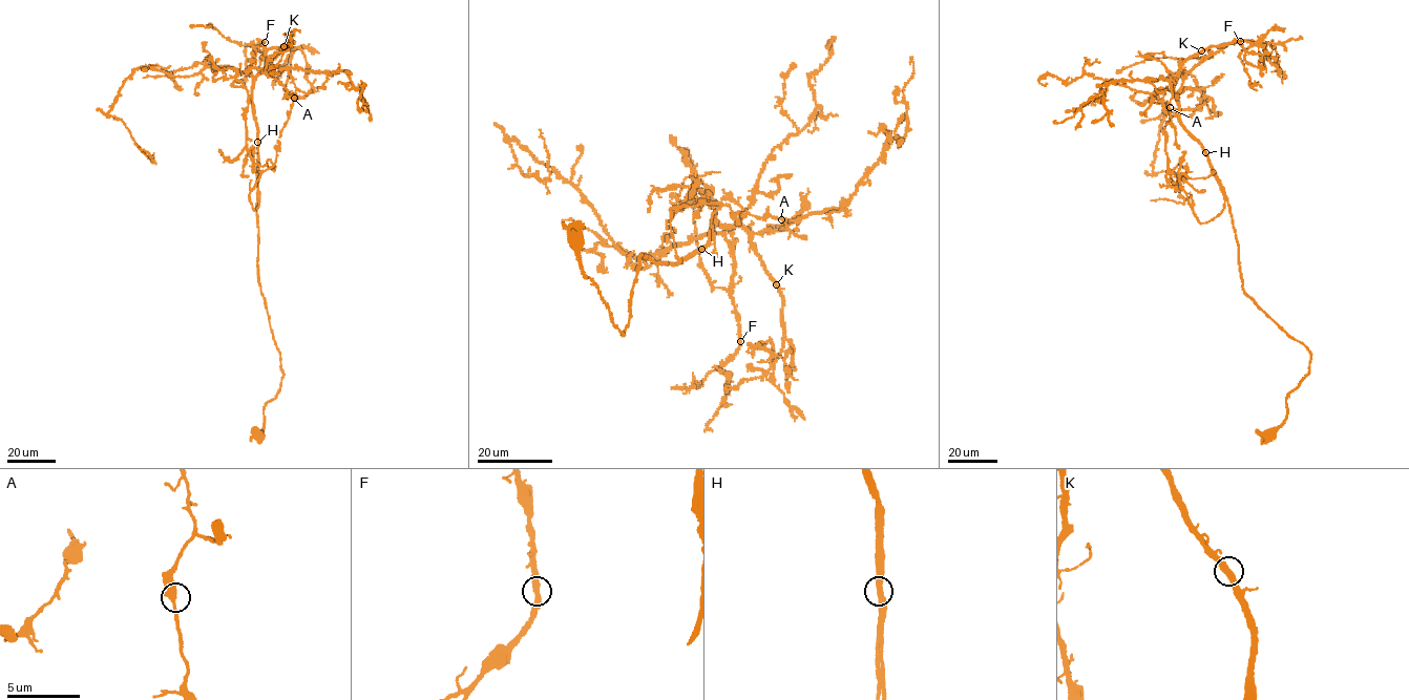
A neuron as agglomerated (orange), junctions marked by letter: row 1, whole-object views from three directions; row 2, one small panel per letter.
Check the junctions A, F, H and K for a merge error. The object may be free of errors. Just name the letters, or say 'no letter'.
no letter

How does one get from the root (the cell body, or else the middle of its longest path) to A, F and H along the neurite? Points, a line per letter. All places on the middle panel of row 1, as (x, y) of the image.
A: (575, 240), (624, 335), (639, 255), (676, 264), (717, 221), (757, 233), (785, 230), (781, 219)
F: (575, 240), (585, 276), (624, 335), (639, 255), (680, 263), (706, 247), (715, 223), (726, 227), (740, 341)
H: (575, 240), (585, 276), (596, 287), (613, 324), (624, 335), (639, 255), (656, 264), (676, 264), (702, 249)

